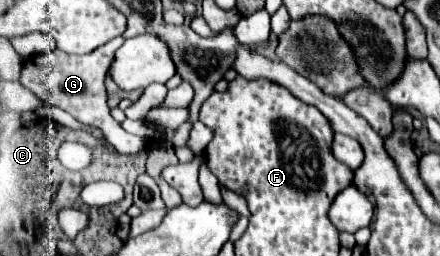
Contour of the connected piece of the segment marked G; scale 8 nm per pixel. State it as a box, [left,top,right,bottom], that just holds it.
[19,36,145,154]

